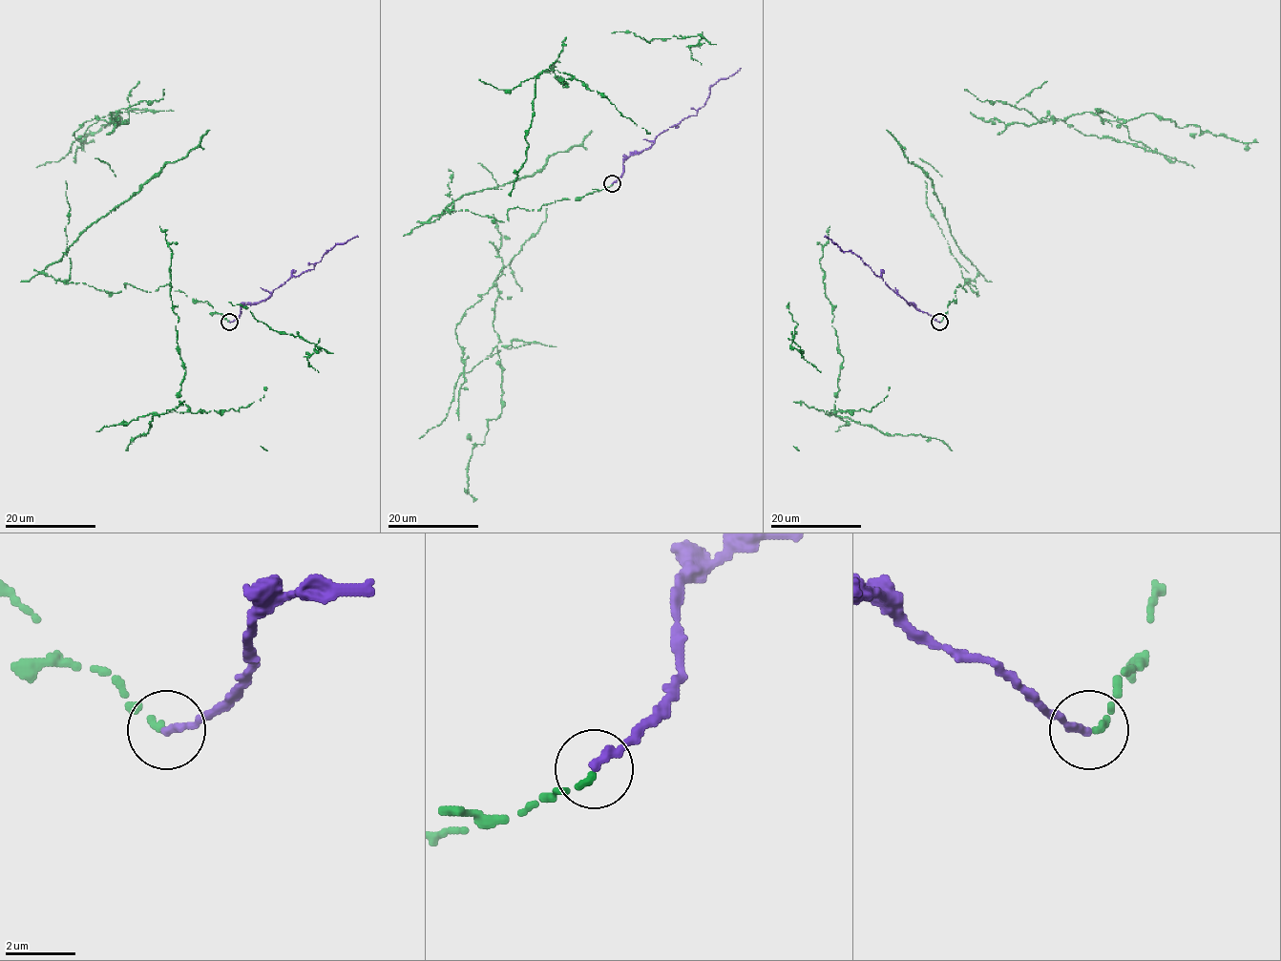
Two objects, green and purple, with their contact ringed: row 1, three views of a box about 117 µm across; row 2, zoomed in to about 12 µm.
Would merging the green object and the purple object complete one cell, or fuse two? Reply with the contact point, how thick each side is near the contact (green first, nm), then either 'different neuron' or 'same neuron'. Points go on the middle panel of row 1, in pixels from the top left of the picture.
at (612, 183); 200 nm thick on the green side, 280 nm on the other; different neuron

